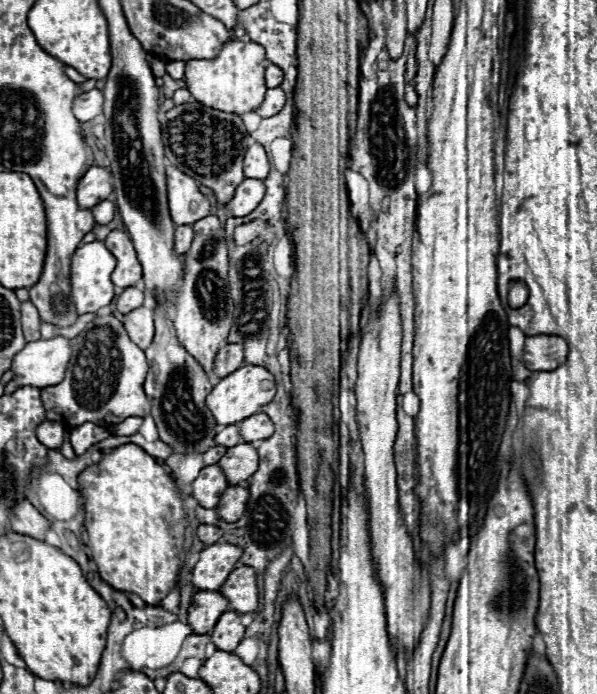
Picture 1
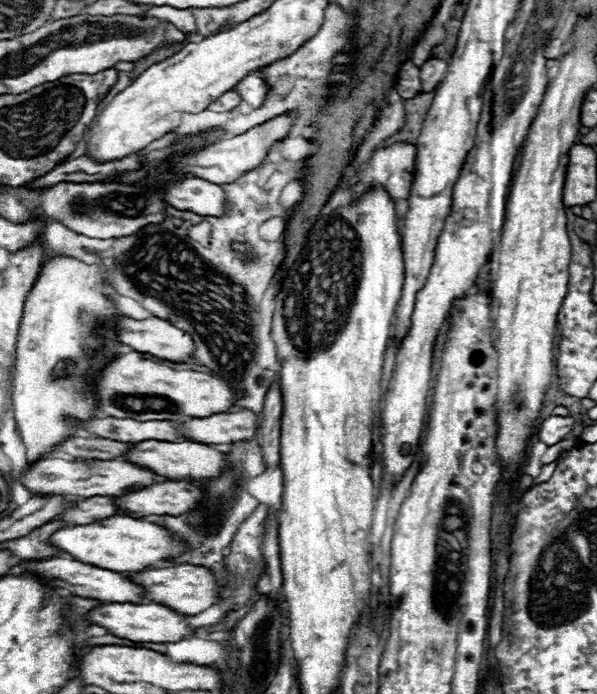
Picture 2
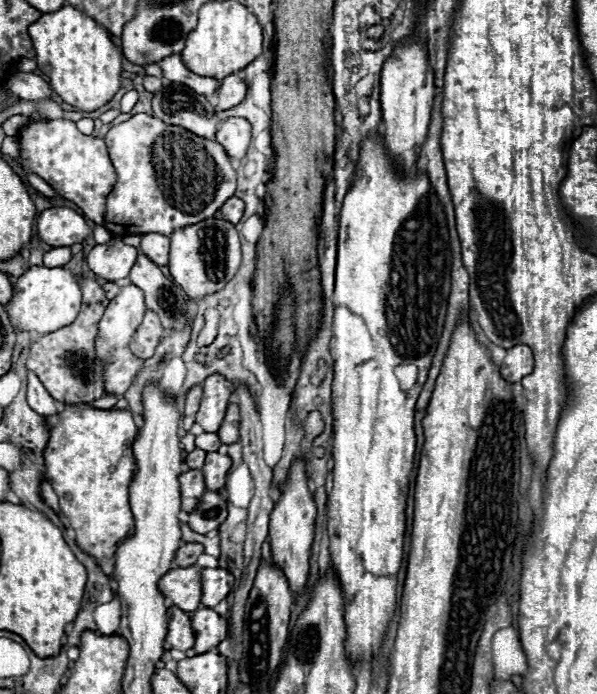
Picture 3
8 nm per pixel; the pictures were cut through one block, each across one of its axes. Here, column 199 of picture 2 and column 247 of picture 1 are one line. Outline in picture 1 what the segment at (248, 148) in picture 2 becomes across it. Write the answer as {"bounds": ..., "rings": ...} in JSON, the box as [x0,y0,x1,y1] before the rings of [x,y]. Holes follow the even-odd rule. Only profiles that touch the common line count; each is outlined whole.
{"bounds":[244,144,270,180],"rings":[[[252,144],[244,156],[244,176],[264,180],[270,172],[270,162],[262,144]]]}

